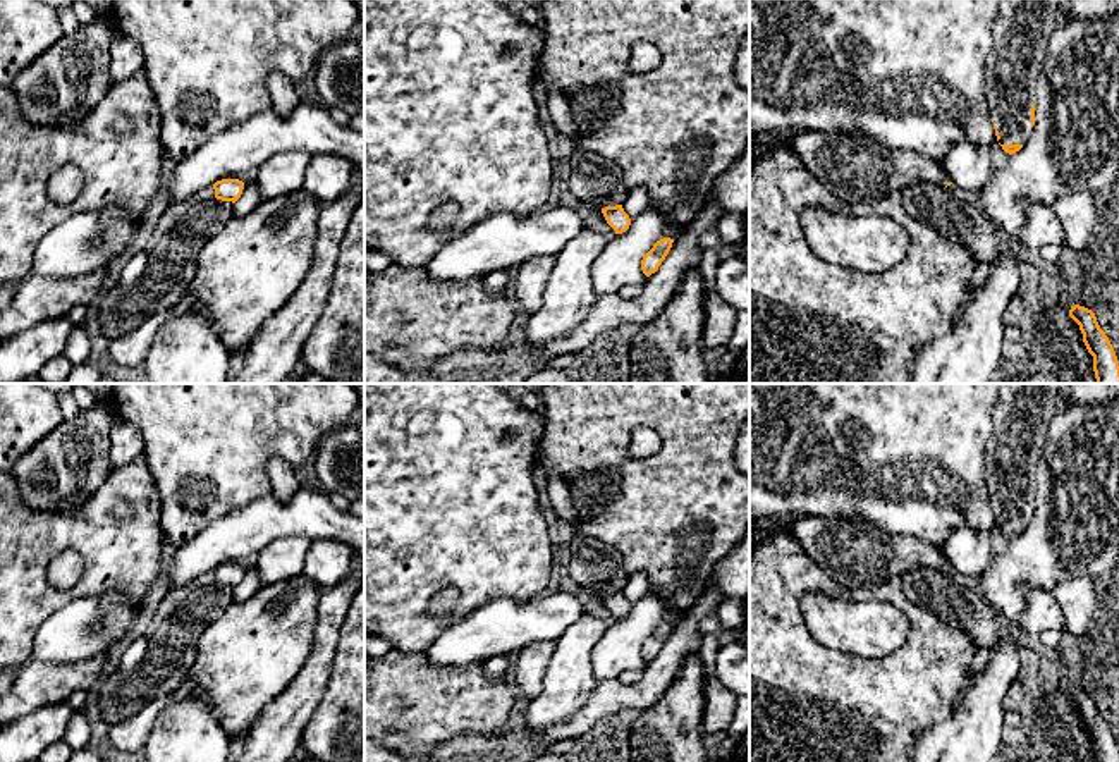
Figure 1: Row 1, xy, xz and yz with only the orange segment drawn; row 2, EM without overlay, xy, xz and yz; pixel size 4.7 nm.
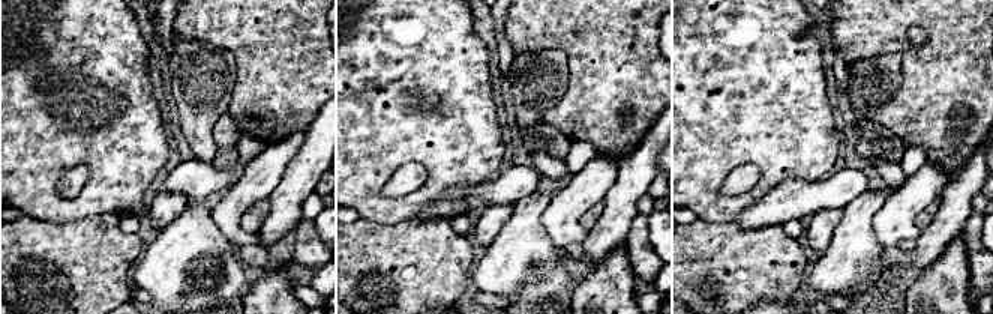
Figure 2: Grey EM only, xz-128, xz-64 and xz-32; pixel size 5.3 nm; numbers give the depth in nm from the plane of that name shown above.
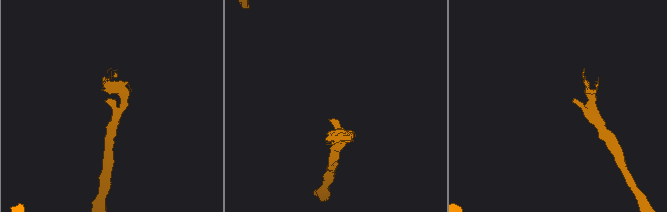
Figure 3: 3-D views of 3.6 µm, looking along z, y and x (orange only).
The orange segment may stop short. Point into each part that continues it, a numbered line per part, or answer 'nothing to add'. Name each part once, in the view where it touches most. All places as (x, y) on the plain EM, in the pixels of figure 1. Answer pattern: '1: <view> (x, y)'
1: yz (1023, 411)
2: yz (855, 554)

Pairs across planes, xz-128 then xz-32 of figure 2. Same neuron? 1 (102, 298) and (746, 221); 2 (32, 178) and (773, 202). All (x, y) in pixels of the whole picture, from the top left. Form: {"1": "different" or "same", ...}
{"1": "different", "2": "different"}

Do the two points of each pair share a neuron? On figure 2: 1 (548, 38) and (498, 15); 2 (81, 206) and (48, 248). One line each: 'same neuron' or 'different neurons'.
1: different neurons
2: different neurons

